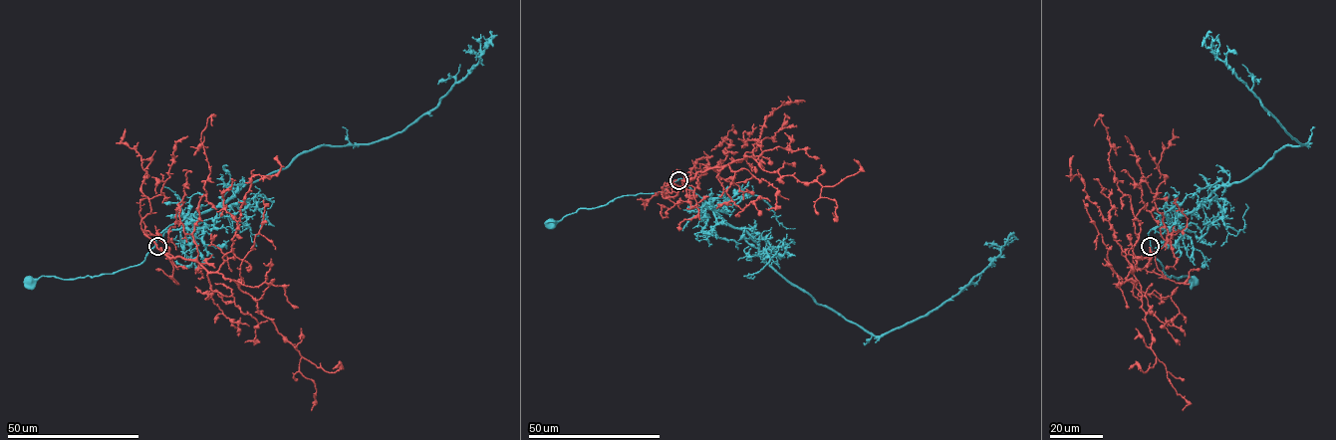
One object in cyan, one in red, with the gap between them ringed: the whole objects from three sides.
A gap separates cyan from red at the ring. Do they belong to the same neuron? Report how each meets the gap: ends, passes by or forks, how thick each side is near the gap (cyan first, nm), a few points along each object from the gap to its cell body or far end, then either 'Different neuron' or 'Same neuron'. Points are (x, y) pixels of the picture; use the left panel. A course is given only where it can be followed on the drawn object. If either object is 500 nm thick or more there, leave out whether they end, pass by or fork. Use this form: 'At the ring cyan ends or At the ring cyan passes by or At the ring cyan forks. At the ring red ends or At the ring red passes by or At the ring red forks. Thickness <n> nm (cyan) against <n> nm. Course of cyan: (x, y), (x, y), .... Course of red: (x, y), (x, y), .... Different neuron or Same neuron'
At the ring cyan passes by. At the ring red ends. Thickness 240 nm (cyan) against 420 nm. Course of cyan: (155, 245), (139, 264), (112, 274), (74, 279), (42, 276), (30, 281). Course of red: (159, 247), (221, 273), (249, 294), (299, 351), (299, 371), (316, 389), (311, 410). Different neuron

